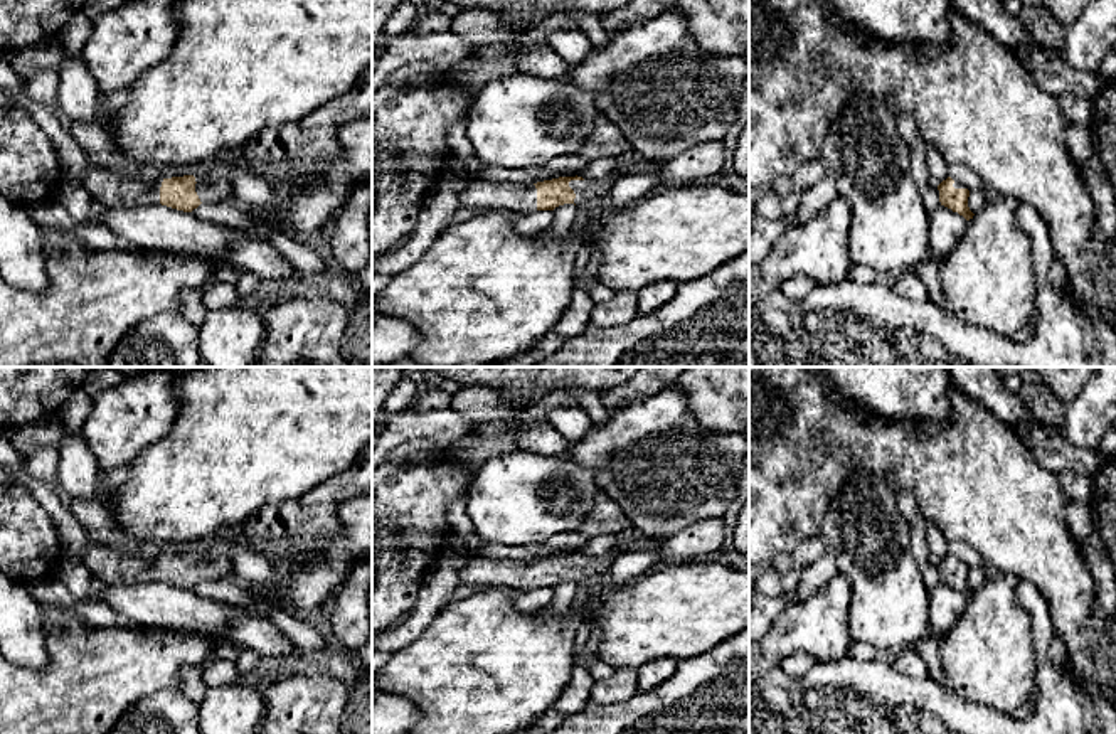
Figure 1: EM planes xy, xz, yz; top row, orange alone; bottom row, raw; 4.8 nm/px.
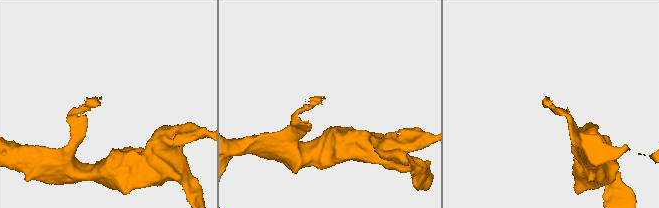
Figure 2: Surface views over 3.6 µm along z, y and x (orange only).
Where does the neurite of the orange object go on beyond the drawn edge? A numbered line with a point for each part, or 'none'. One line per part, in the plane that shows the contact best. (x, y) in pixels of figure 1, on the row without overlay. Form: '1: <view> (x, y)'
1: xz (586, 569)

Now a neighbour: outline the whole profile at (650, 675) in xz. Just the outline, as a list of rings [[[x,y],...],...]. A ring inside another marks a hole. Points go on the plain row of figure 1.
[[[658,658],[638,670],[638,692],[648,692],[668,680],[678,667],[675,658]]]

